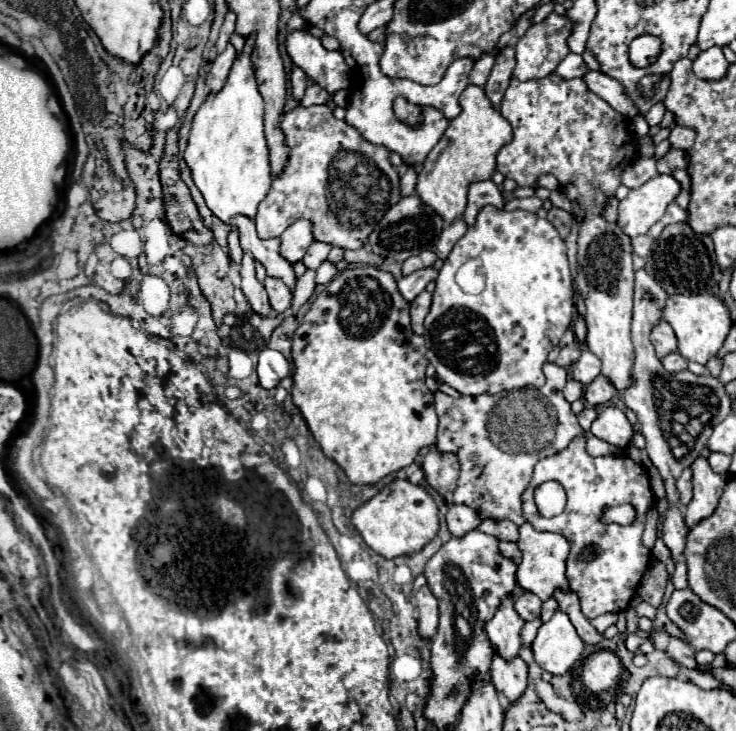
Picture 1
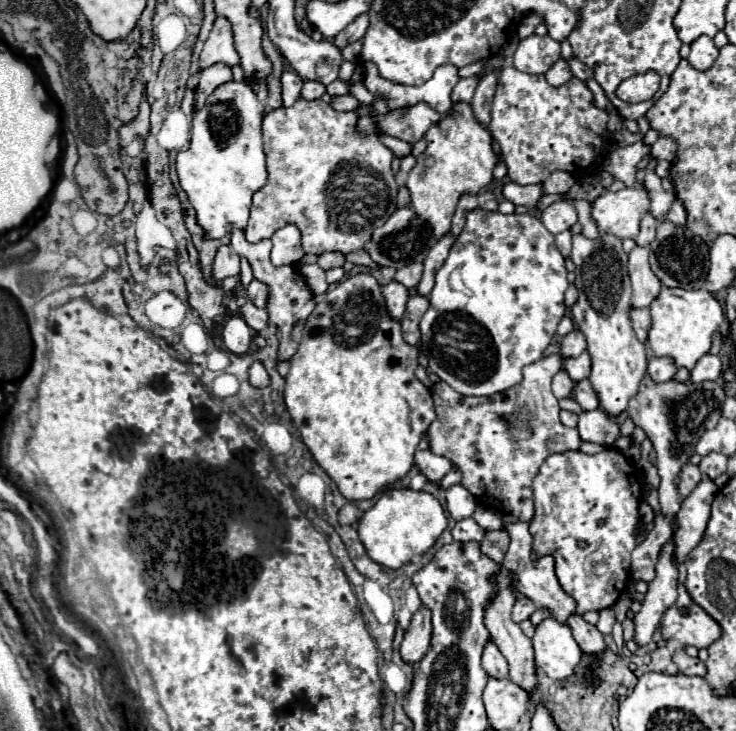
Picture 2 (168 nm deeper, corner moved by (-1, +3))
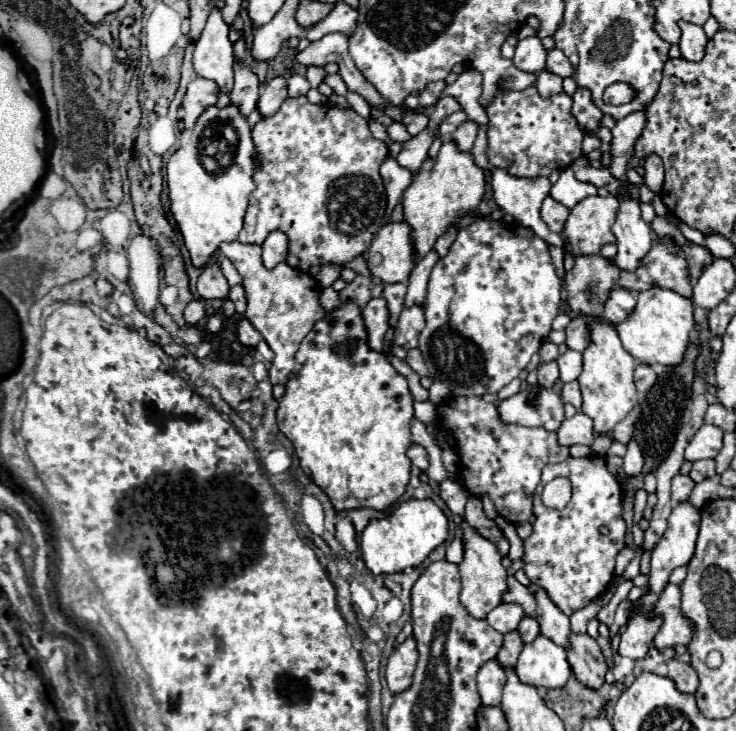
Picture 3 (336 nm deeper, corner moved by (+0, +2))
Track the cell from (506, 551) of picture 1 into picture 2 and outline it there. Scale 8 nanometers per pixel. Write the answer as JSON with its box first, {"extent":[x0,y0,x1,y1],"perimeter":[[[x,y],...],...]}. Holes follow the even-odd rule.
{"extent":[480,529,510,563],"perimeter":[[[500,529],[500,531],[486,531],[486,535],[480,541],[480,545],[482,545],[482,551],[490,559],[500,563],[504,559],[504,555],[506,555],[508,545],[510,545],[510,537],[508,537],[508,533],[504,529]]]}

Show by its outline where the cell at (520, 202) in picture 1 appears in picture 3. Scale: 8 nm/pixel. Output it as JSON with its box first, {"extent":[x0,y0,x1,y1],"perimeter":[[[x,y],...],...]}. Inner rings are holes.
{"extent":[551,168,597,208],"perimeter":[[[563,168],[561,170],[561,176],[559,180],[553,184],[551,188],[551,196],[565,204],[567,208],[573,208],[577,202],[581,202],[583,198],[587,196],[595,196],[597,194],[597,188],[593,184],[585,184],[585,182],[579,182],[573,174],[571,168]]]}

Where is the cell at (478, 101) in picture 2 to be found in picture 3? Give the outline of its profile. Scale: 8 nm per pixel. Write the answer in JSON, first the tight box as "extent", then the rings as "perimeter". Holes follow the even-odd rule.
{"extent":[453,120,477,152],"perimeter":[[[467,120],[465,124],[461,124],[455,132],[453,132],[453,144],[459,152],[469,152],[473,148],[473,142],[475,142],[475,136],[477,136],[477,124]]]}

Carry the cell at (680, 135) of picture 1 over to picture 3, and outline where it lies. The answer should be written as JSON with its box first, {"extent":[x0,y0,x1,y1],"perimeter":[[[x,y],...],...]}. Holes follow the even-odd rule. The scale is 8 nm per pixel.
{"extent":[645,156,663,192],"perimeter":[[[649,156],[645,158],[645,184],[653,190],[653,192],[661,192],[661,182],[663,182],[663,166],[661,166],[661,158],[657,156]]]}

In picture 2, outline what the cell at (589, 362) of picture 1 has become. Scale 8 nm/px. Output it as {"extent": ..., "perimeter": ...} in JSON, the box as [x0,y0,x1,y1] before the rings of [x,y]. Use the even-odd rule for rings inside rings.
{"extent":[564,351,592,383],"perimeter":[[[586,351],[578,357],[572,357],[572,359],[564,361],[564,371],[568,371],[572,381],[576,381],[576,383],[590,377],[590,369],[592,369],[592,359]]]}

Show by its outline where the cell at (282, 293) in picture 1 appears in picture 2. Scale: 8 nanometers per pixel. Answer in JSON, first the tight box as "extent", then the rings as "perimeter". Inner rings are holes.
{"extent":[246,279,270,307],"perimeter":[[[254,279],[254,281],[246,287],[246,291],[248,291],[248,297],[254,301],[254,305],[258,305],[258,307],[266,307],[266,305],[268,305],[270,289],[268,289],[266,283]]]}

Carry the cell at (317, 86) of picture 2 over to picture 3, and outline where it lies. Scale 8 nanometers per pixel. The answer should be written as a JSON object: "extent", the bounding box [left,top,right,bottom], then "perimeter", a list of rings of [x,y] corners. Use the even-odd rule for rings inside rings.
{"extent":[287,74,311,96],"perimeter":[[[293,74],[291,78],[287,78],[287,92],[289,92],[289,96],[303,96],[303,94],[307,94],[309,88],[311,86],[309,86],[309,82],[303,76]]]}

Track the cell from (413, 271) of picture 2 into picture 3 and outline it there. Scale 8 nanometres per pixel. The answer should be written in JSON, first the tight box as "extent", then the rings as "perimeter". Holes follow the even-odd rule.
{"extent":[381,284,405,328],"perimeter":[[[389,284],[383,288],[381,294],[387,302],[387,310],[389,310],[389,326],[395,328],[399,312],[403,310],[403,298],[405,298],[405,284]]]}

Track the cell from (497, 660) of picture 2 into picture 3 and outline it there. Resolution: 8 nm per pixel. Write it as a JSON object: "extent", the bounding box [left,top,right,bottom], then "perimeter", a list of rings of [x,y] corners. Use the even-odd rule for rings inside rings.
{"extent":[477,660,505,706],"perimeter":[[[489,660],[477,674],[477,686],[479,686],[483,706],[499,706],[501,692],[505,686],[503,668],[495,660]]]}

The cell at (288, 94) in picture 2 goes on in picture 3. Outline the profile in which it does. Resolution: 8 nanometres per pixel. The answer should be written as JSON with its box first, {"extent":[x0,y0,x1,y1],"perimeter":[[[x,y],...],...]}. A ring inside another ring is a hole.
{"extent":[257,76,287,118],"perimeter":[[[281,76],[269,80],[269,82],[263,86],[261,96],[259,96],[259,100],[257,100],[257,110],[259,110],[259,114],[261,114],[263,118],[273,116],[273,114],[279,110],[279,106],[283,104],[285,98],[287,98],[287,80],[281,78]]]}

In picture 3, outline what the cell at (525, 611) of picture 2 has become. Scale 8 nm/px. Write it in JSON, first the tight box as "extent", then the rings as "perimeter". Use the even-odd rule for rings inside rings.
{"extent":[485,604,525,634],"perimeter":[[[499,604],[487,614],[485,620],[499,634],[507,634],[507,632],[517,630],[523,616],[525,616],[525,612],[519,604]]]}

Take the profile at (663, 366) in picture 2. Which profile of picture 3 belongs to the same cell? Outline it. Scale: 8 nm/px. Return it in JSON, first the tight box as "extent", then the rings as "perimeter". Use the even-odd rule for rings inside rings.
{"extent":[633,364,657,394],"perimeter":[[[639,364],[639,366],[635,368],[635,376],[633,376],[633,380],[635,380],[635,388],[637,388],[637,392],[645,394],[645,392],[649,392],[651,386],[657,382],[657,374],[651,370],[651,366]]]}

